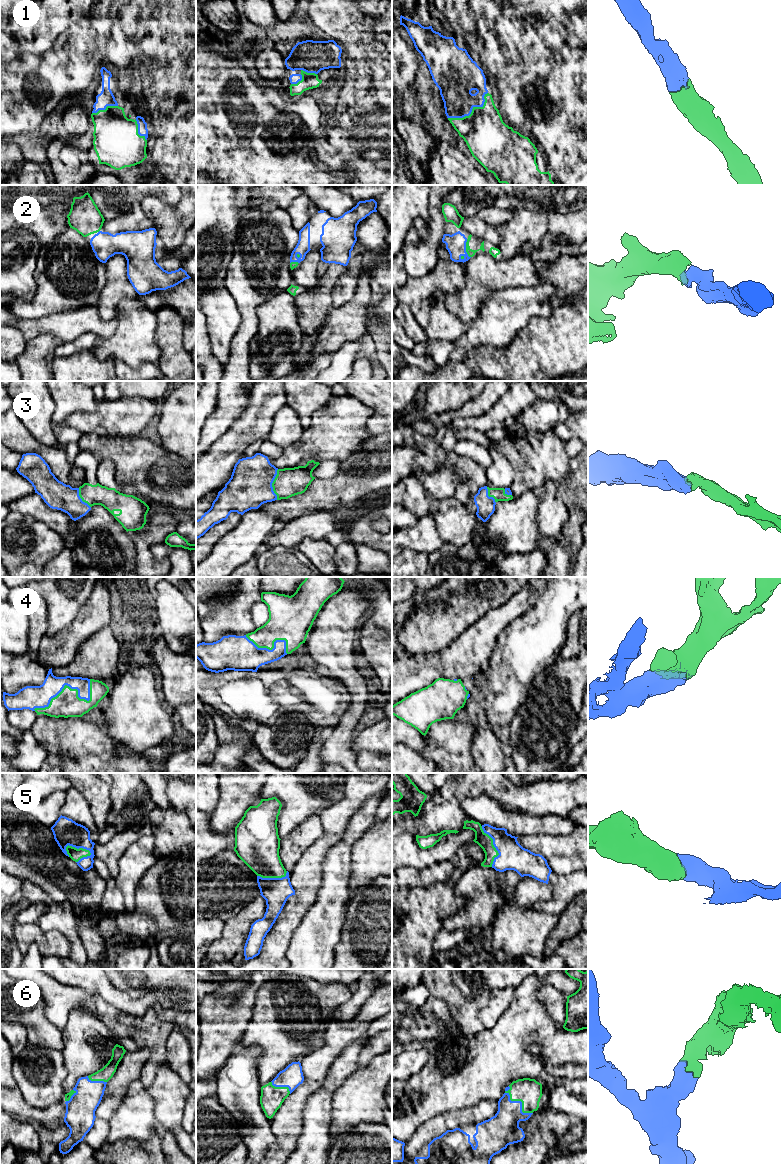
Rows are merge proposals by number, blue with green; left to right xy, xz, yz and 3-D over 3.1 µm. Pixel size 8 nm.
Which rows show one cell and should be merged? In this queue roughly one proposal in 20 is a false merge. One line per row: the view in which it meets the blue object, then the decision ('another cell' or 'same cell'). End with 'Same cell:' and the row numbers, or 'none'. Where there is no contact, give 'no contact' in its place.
1: yz | same cell
2: yz | same cell
3: xz | same cell
4: xy | same cell
5: xy | same cell
6: yz | same cell
Same cell: 1, 2, 3, 4, 5, 6

